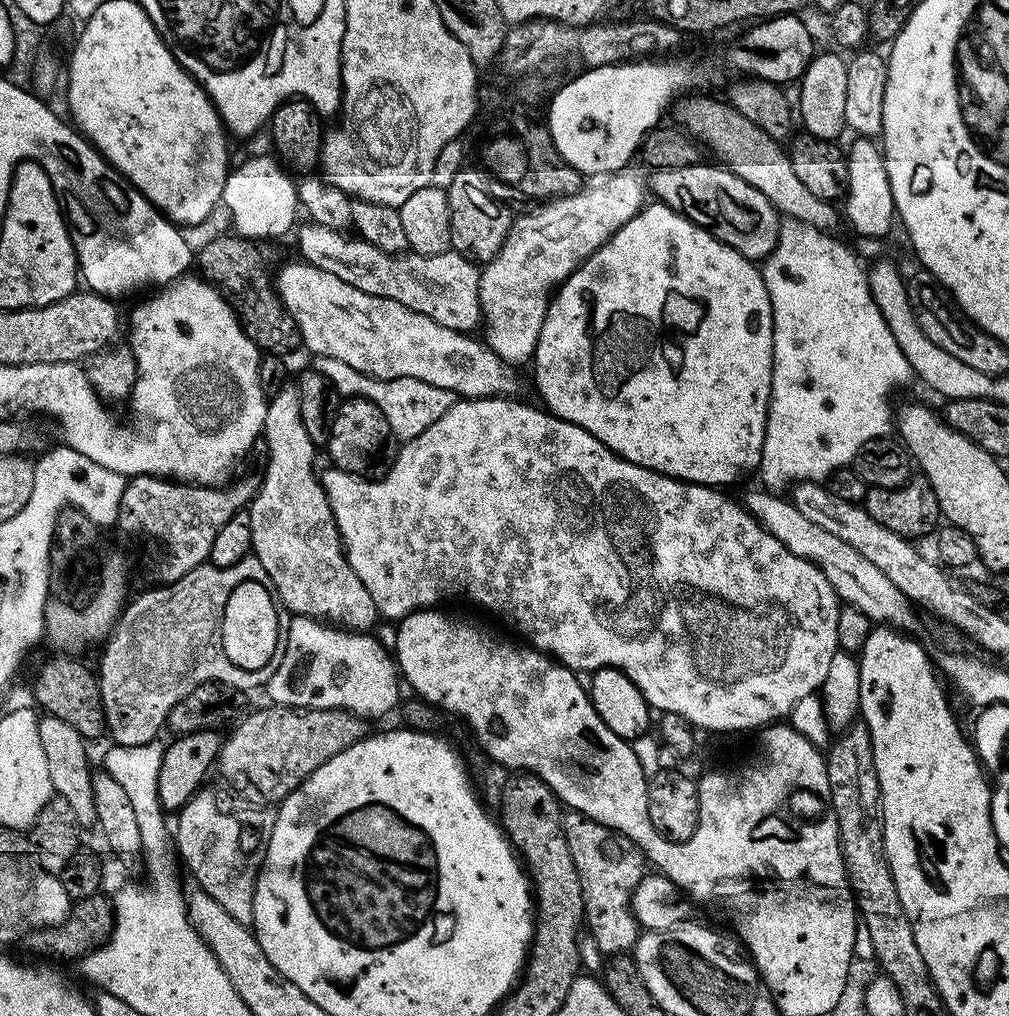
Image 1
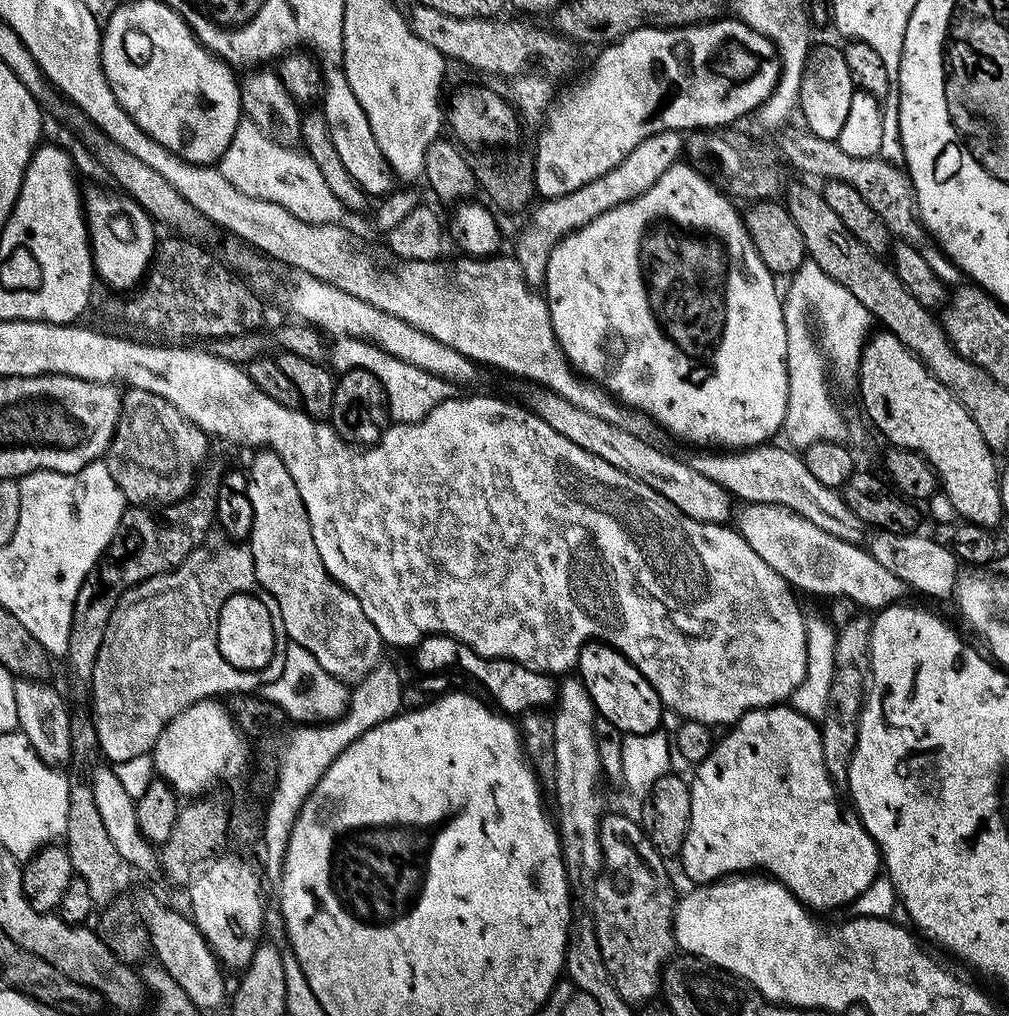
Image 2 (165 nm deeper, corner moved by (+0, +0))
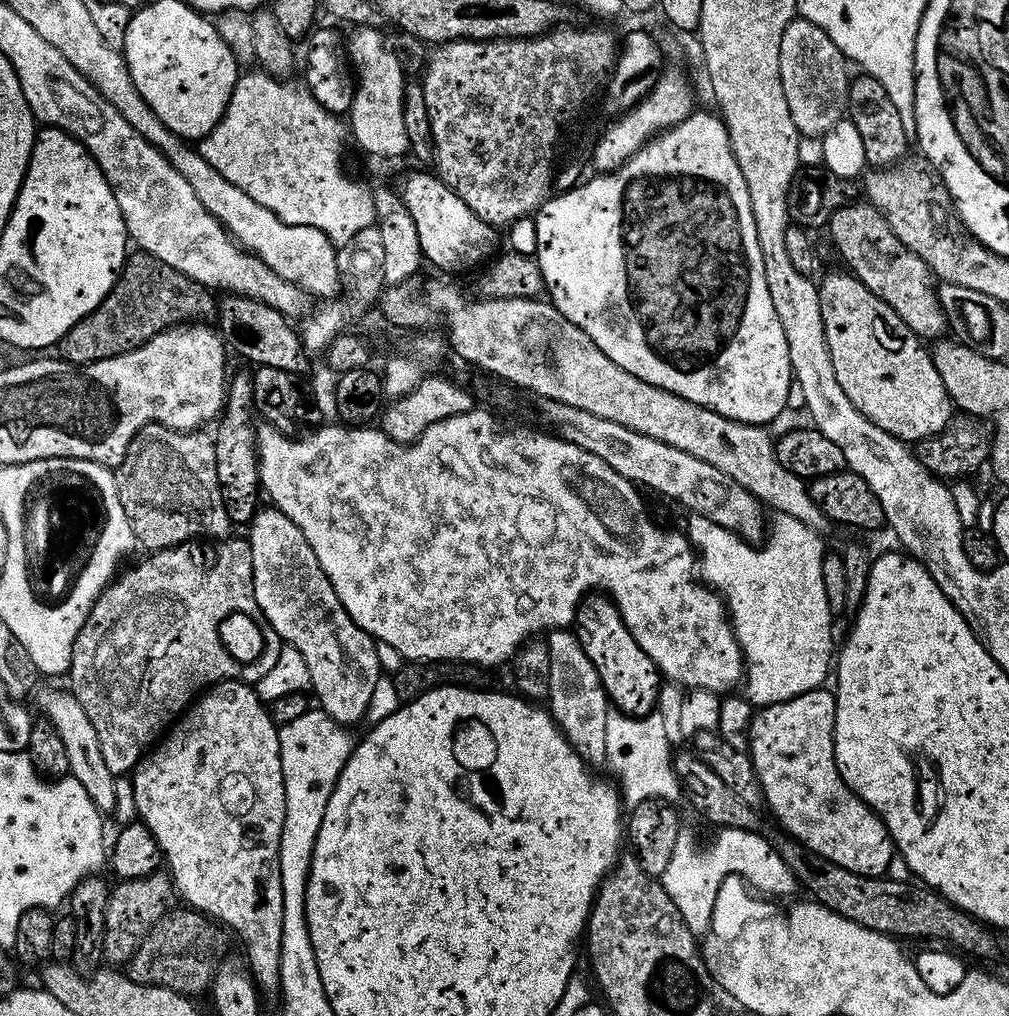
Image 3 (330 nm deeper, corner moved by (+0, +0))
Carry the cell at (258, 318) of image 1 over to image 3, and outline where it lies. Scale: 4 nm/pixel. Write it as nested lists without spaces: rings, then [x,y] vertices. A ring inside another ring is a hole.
[[[133,251],[124,262],[124,268],[120,272],[116,285],[110,294],[106,294],[104,301],[92,311],[89,316],[82,318],[60,339],[58,356],[61,360],[68,360],[72,364],[89,364],[102,358],[114,358],[123,352],[134,350],[150,338],[154,338],[160,332],[165,332],[185,318],[208,318],[218,308],[217,301],[212,301],[213,293],[202,284],[197,284],[186,274],[174,270],[174,266],[166,266],[158,258],[149,256],[147,252]]]

